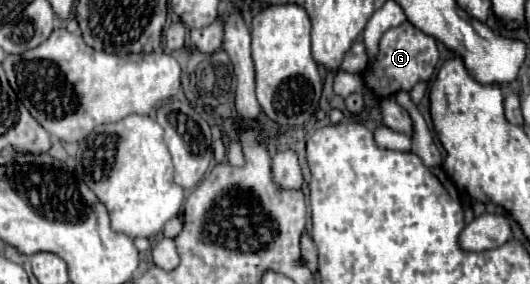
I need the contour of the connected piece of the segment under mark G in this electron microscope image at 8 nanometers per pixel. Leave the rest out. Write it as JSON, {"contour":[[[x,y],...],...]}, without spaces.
{"contour":[[[404,22],[384,32],[384,36],[380,38],[380,54],[370,66],[370,70],[366,70],[362,76],[364,76],[364,82],[372,88],[376,98],[386,98],[400,90],[410,92],[412,86],[420,80],[430,80],[436,70],[436,64],[438,64],[436,40],[424,34],[422,30],[414,28],[410,22]]]}

